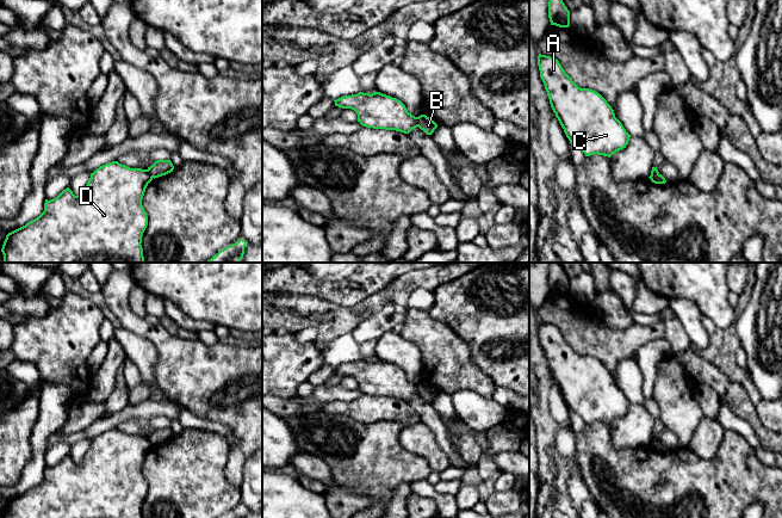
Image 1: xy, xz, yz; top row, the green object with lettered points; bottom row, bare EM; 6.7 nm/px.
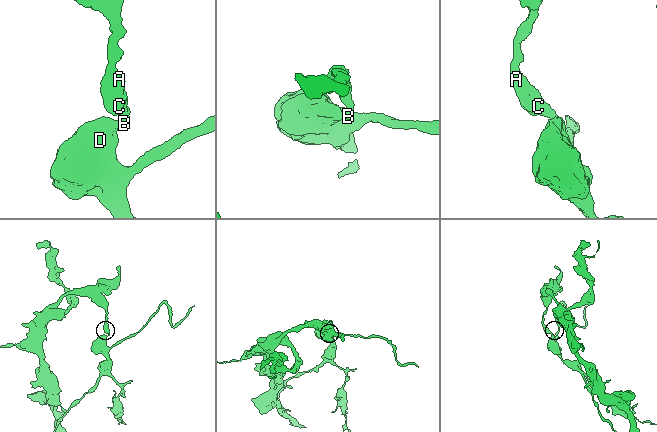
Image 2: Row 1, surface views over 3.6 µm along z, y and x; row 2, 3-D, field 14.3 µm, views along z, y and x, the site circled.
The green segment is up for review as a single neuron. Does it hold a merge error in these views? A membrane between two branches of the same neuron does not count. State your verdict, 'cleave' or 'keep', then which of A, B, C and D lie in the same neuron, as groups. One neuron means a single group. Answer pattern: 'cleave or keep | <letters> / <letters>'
cleave | A B C / D

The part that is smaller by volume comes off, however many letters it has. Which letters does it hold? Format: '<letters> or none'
D

